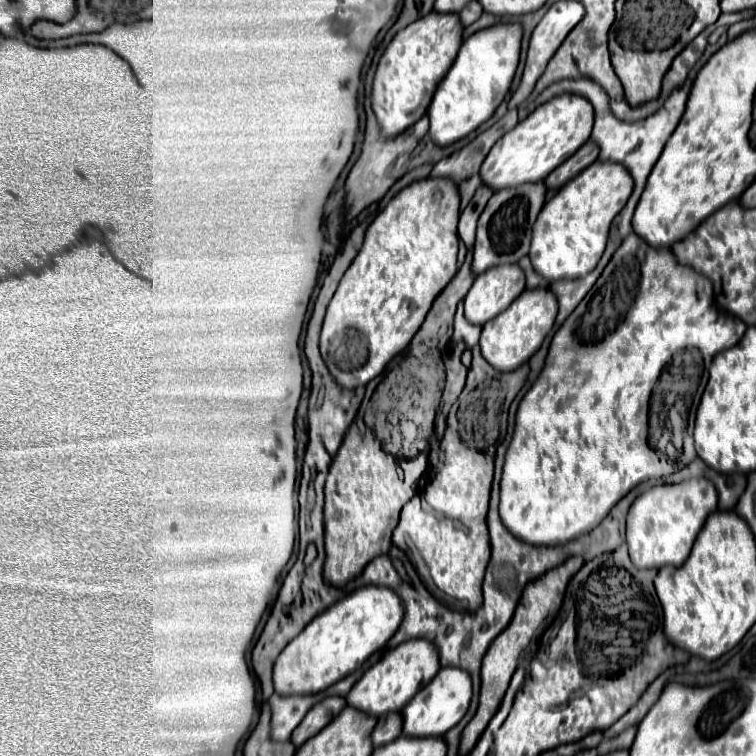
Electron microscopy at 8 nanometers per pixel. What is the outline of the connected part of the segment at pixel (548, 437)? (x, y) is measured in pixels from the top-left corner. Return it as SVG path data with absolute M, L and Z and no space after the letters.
M630 233L624 239L624 243L616 249L614 257L606 265L606 269L602 271L598 281L594 283L594 289L590 289L590 293L586 293L586 297L580 301L578 309L574 309L574 313L564 321L564 325L552 337L546 365L544 365L542 373L538 375L536 383L528 389L528 393L522 397L522 401L518 405L516 429L514 429L512 443L506 451L506 463L504 463L504 473L502 473L502 481L500 481L500 519L510 529L510 533L514 533L520 541L526 541L528 545L564 545L564 543L572 541L574 537L578 537L582 533L590 533L594 527L598 527L600 521L610 513L610 509L638 483L672 475L678 469L682 469L684 465L688 465L692 459L696 459L692 433L686 433L686 437L684 437L684 451L682 451L682 457L678 459L678 463L662 459L656 451L652 451L648 447L648 399L650 399L652 387L658 381L662 367L670 361L672 353L686 349L686 347L696 347L704 355L704 361L710 363L716 353L720 353L728 347L734 347L742 339L744 331L746 331L746 323L742 319L738 319L736 315L730 317L730 315L724 315L724 311L718 311L718 307L714 305L714 299L712 299L712 289L710 289L708 279L704 279L694 269L678 265L670 249L658 251L658 249L650 247L646 241L642 241L636 233Z

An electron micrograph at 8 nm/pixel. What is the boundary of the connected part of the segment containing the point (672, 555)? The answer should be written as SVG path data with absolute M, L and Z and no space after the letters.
M690 479L676 485L658 485L644 491L628 511L626 543L630 559L638 569L660 569L664 565L678 567L690 555L696 535L706 517L716 511L718 493L708 479Z

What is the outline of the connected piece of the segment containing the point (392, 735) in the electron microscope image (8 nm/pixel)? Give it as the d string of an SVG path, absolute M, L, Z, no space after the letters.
M388 713L382 719L378 719L378 723L380 725L376 725L372 731L372 747L380 747L394 741L402 731L400 713Z

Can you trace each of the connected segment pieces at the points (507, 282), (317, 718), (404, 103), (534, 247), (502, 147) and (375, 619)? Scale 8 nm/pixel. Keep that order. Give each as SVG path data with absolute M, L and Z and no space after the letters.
M500 265L478 275L464 297L464 315L470 323L484 325L500 315L524 291L524 273L518 265Z
M326 697L324 701L314 705L310 709L310 713L306 713L306 717L302 719L302 725L298 725L298 729L294 729L294 733L290 737L292 745L300 747L304 741L314 737L342 711L342 707L346 707L346 699L342 699L342 697Z
M436 13L400 29L382 53L372 81L372 109L382 137L396 137L412 127L428 109L436 85L448 73L462 43L462 25L456 13Z
M594 161L586 167L578 177L570 179L540 211L534 229L532 229L532 245L530 245L530 261L538 275L542 275L548 283L560 279L578 279L590 273L600 261L612 219L622 211L634 181L624 165L618 163L602 163Z
M558 95L550 99L494 143L480 169L482 183L496 191L514 185L544 181L550 175L550 171L562 165L562 161L566 161L588 141L592 121L594 121L592 105L584 97Z
M360 587L352 595L344 597L342 601L336 601L332 607L328 607L324 613L316 615L306 629L298 637L294 637L278 655L278 661L274 663L274 691L282 695L312 695L320 693L322 689L328 689L342 677L350 675L356 667L360 667L374 651L382 649L386 641L394 635L402 621L402 603L400 599L386 587Z

